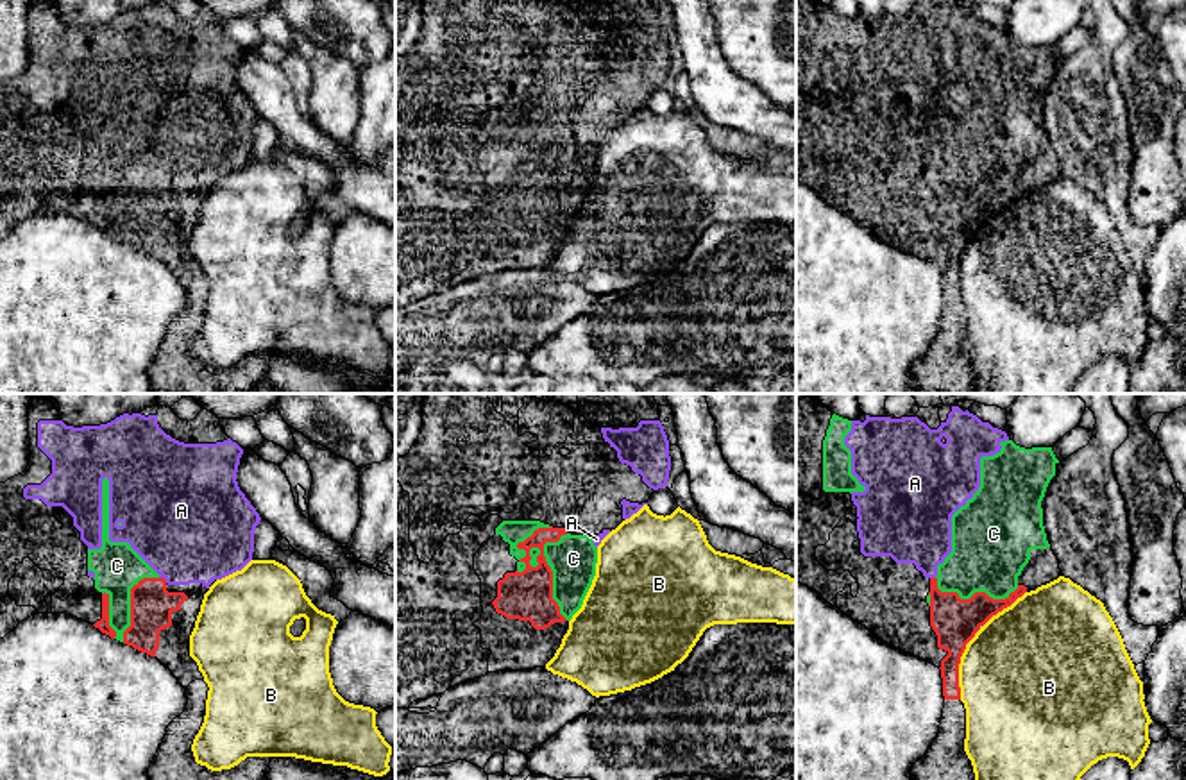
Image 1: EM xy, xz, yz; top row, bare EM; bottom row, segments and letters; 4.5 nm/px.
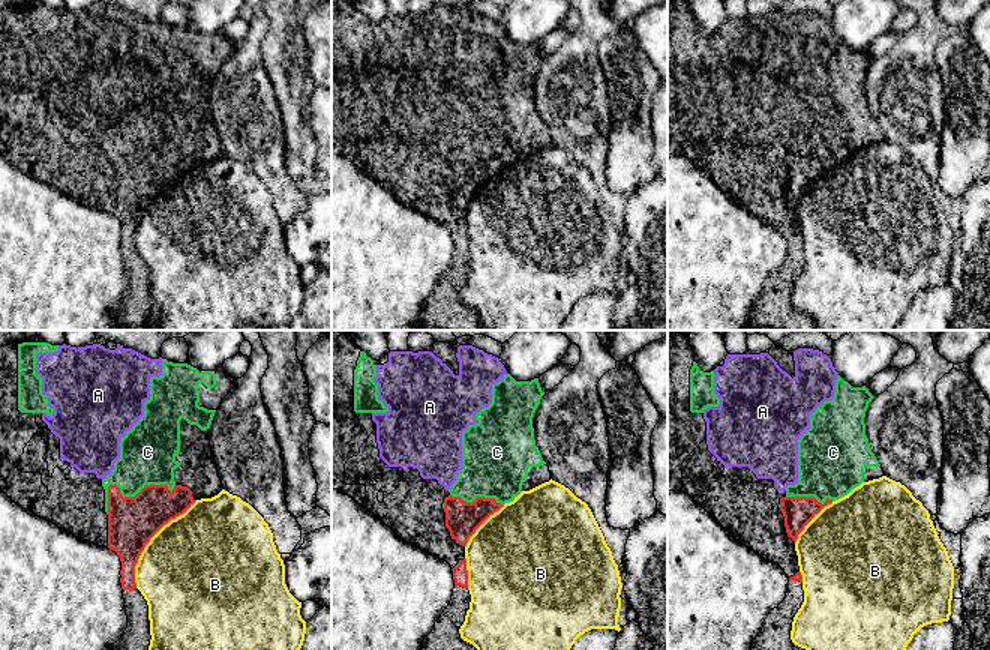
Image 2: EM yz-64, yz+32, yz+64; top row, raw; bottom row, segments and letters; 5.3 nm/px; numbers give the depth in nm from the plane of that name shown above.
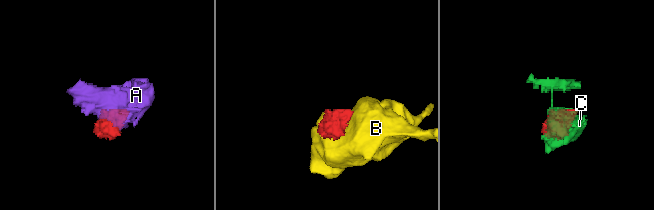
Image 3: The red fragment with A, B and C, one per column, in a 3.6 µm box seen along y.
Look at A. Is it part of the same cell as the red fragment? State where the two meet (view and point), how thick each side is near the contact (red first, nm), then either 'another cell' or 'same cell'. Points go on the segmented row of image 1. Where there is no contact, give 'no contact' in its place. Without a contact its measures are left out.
xy (163, 578) | 190/480 nm | same cell

